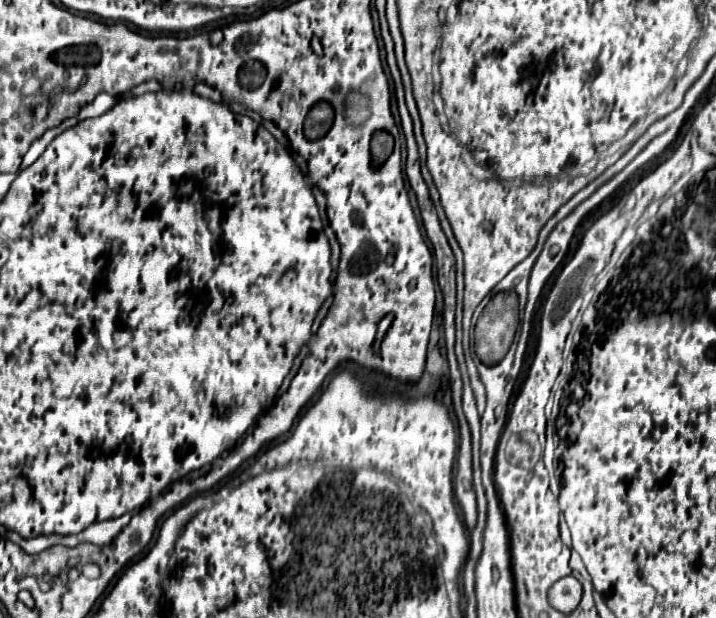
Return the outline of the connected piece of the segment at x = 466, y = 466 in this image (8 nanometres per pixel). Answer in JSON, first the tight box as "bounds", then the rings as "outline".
{"bounds":[455,411,477,529],"outline":[[[457,411],[459,419],[459,453],[457,453],[457,471],[455,471],[455,497],[461,505],[465,523],[469,529],[475,527],[475,517],[477,517],[477,503],[475,503],[475,493],[471,487],[471,439],[467,437],[467,425],[463,421],[463,415]]]}

